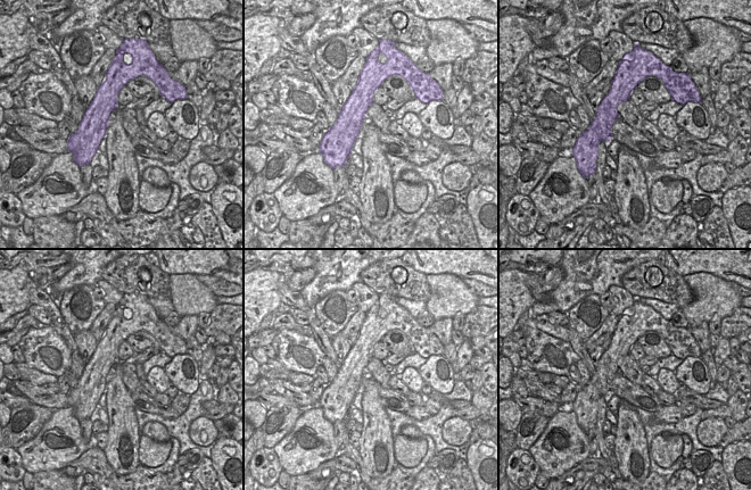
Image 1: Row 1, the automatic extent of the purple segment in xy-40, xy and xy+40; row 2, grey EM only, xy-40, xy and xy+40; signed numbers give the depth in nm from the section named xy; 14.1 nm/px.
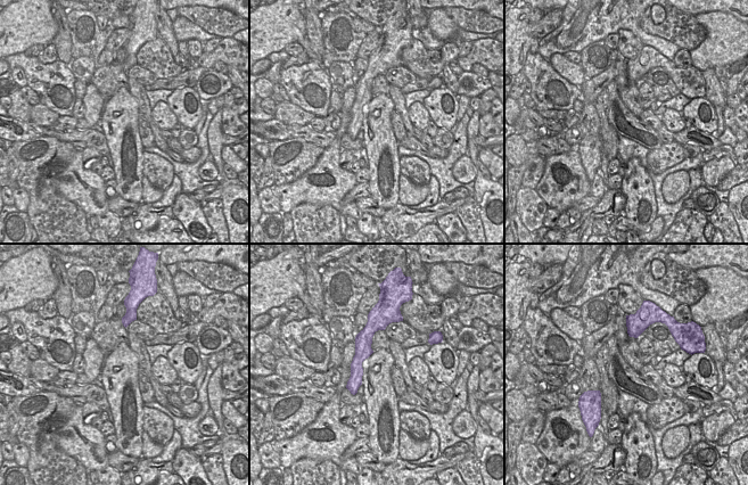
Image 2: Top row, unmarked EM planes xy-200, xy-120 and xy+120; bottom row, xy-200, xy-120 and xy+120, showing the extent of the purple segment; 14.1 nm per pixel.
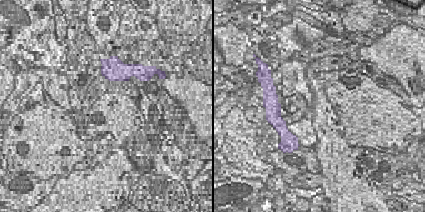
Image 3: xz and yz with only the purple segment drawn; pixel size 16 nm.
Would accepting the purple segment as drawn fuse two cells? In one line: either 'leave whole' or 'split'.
leave whole

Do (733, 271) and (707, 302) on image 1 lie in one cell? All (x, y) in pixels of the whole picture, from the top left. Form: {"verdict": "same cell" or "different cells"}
{"verdict": "different cells"}

